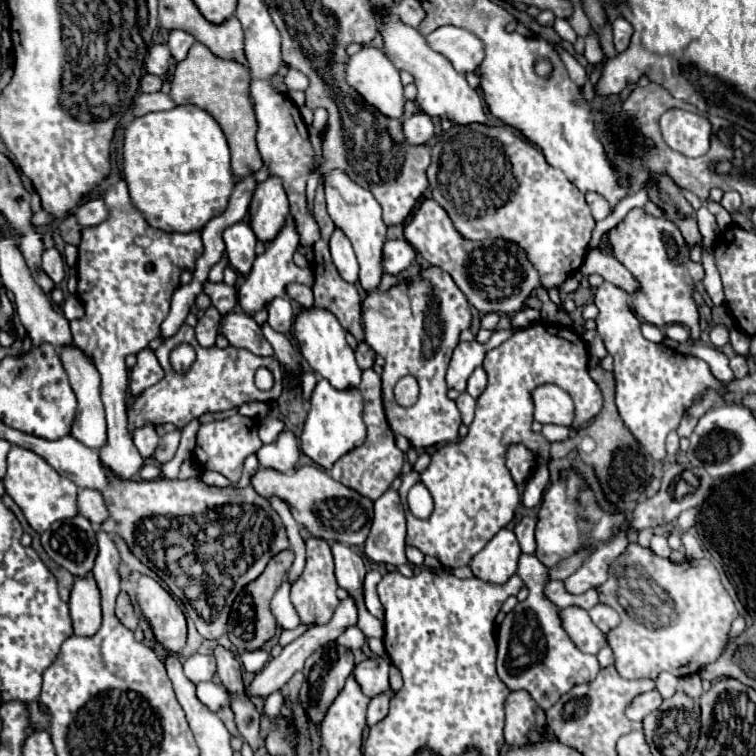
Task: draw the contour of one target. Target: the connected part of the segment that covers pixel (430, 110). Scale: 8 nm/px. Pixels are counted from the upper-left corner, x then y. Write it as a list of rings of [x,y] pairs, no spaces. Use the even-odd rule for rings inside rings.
[[[375,7],[373,13],[379,25],[379,33],[383,37],[383,53],[393,61],[395,67],[405,69],[415,77],[415,85],[419,91],[417,105],[421,107],[421,111],[425,111],[429,117],[441,117],[455,125],[471,125],[471,123],[491,125],[485,115],[479,93],[467,85],[465,77],[457,73],[443,55],[429,49],[425,37],[417,29],[405,25],[393,9]]]

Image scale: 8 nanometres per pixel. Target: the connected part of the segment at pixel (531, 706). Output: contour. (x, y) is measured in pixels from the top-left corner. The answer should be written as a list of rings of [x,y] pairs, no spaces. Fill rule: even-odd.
[[[513,691],[505,699],[505,741],[509,745],[527,745],[543,741],[545,713],[527,691]]]

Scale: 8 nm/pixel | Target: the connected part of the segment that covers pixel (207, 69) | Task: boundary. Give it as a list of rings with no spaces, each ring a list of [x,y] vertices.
[[[195,43],[193,49],[189,49],[189,57],[177,63],[173,83],[171,83],[171,99],[177,105],[193,103],[215,117],[215,121],[221,125],[227,137],[231,149],[231,167],[237,177],[245,177],[249,173],[259,171],[263,161],[255,145],[257,121],[255,121],[253,105],[249,101],[249,69],[245,65],[237,61],[221,59],[213,55],[205,45]]]

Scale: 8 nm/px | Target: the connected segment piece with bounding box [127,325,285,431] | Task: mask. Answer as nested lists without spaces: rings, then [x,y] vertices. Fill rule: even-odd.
[[[181,325],[181,329],[165,339],[161,343],[161,347],[155,351],[155,357],[159,361],[159,365],[163,367],[165,371],[165,377],[151,385],[149,389],[143,391],[143,395],[135,401],[129,401],[127,403],[127,415],[129,415],[129,431],[133,431],[135,427],[139,425],[145,425],[145,423],[173,423],[175,427],[183,429],[189,421],[201,417],[203,413],[217,413],[217,411],[227,411],[227,409],[233,409],[233,407],[241,407],[243,403],[251,403],[251,401],[275,401],[275,395],[281,393],[283,389],[283,367],[281,363],[271,357],[271,359],[265,359],[265,357],[257,357],[253,353],[249,353],[247,349],[237,349],[237,347],[225,347],[225,349],[219,349],[219,347],[201,347],[195,339],[195,331],[193,327],[189,325]],[[179,343],[189,343],[195,347],[197,351],[197,359],[193,363],[193,367],[189,369],[187,375],[179,377],[179,375],[173,375],[171,373],[171,365],[169,365],[169,353],[175,345]],[[259,367],[267,367],[273,377],[275,377],[275,385],[271,391],[259,391],[253,383],[253,375]]]

